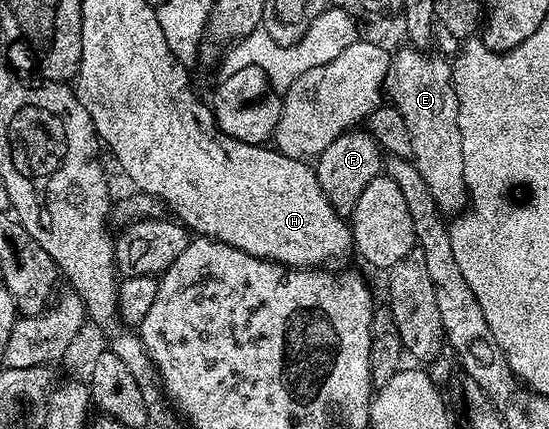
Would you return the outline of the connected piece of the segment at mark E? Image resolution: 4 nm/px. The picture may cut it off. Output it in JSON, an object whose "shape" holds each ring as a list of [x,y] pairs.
{"shape":[[[405,47],[392,57],[388,78],[388,97],[404,115],[404,124],[412,135],[412,160],[416,171],[424,175],[432,199],[443,214],[454,215],[468,205],[464,183],[464,147],[458,126],[458,96],[452,84],[452,65],[445,56]]]}

